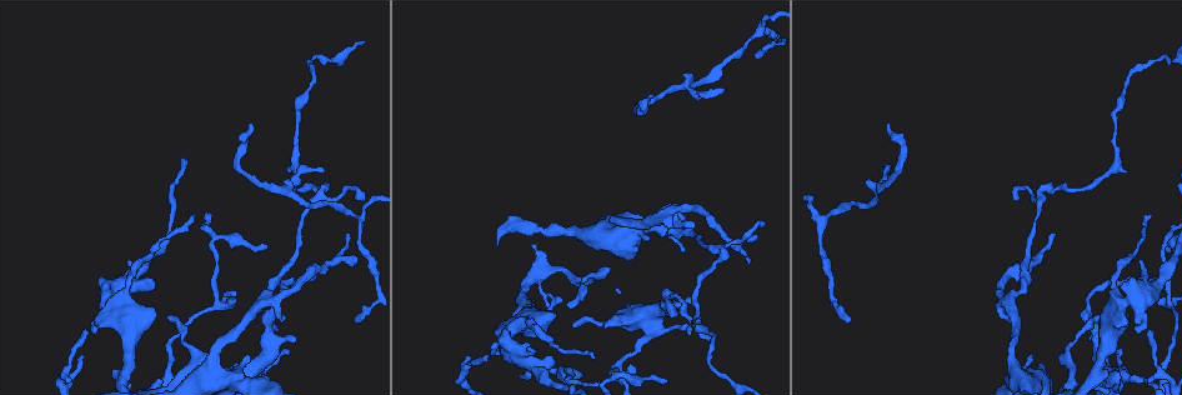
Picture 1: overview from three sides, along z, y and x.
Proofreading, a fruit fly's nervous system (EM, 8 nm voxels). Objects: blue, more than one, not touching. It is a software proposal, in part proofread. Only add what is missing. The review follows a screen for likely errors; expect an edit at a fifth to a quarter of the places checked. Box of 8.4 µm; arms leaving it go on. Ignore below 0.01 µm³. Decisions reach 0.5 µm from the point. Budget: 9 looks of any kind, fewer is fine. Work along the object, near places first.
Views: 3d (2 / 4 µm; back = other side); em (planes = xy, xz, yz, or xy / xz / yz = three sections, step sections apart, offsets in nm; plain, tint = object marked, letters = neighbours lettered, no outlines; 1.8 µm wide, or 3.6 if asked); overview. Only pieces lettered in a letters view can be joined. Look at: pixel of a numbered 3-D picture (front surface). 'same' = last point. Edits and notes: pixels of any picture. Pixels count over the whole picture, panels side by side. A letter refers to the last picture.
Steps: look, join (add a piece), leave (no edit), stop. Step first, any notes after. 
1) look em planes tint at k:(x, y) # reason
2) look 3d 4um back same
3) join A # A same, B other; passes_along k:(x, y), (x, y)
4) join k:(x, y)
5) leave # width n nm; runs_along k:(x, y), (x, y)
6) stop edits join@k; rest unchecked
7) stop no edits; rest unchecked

look em planes letters at 1:(592, 357) # tapers out

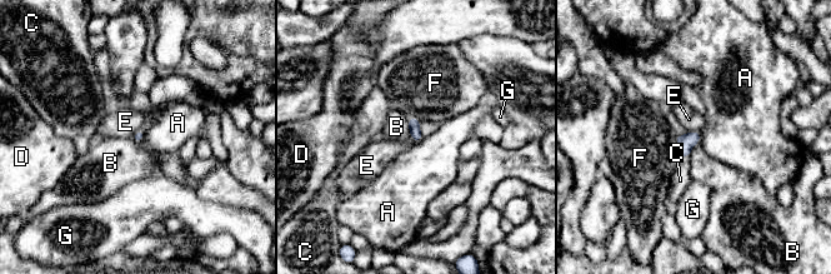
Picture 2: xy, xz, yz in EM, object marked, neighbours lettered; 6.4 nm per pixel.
leave # A other, B other, C other, D other, E other, F other, G other; border 2:(424, 138), (414, 143); no lettered piece goes on from it

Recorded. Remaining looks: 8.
look 3d 4um back at 1:(1009, 301)

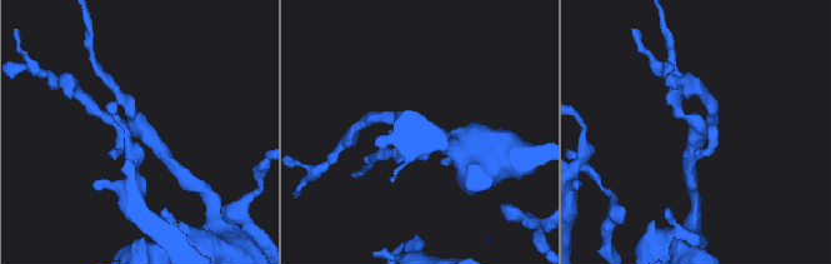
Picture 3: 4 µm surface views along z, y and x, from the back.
look em xz step 16 tint at 3:(697, 131) # need the tissue

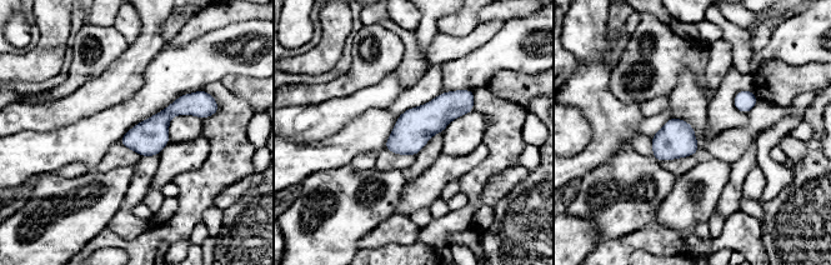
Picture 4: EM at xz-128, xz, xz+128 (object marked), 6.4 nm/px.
look em planes letters same # another direction

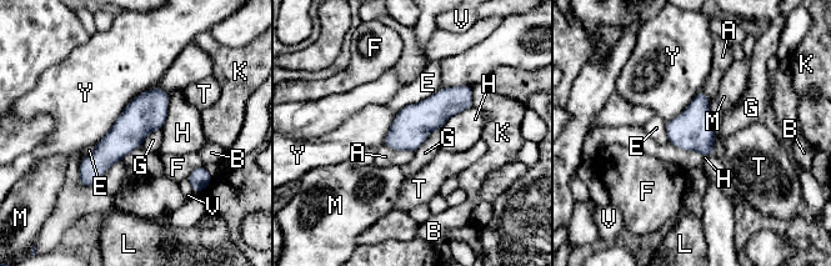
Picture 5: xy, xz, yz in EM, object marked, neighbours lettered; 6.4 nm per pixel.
leave # longest_contact Y 550 nm; A other, B other, E other, F other, G other, H other, K other, L other, M other, T other, V other, Y other; border 5:(441, 129), (432, 130), (414, 151); no lettered piece goes on from it

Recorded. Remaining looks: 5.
look 3d 2um at 1:(320, 196) # a fork

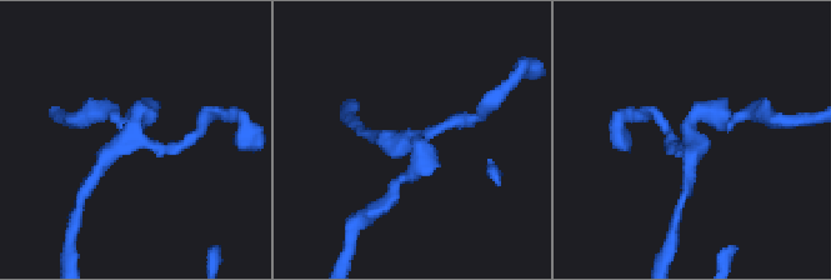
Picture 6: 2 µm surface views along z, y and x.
look em planes plain at 6:(691, 138)

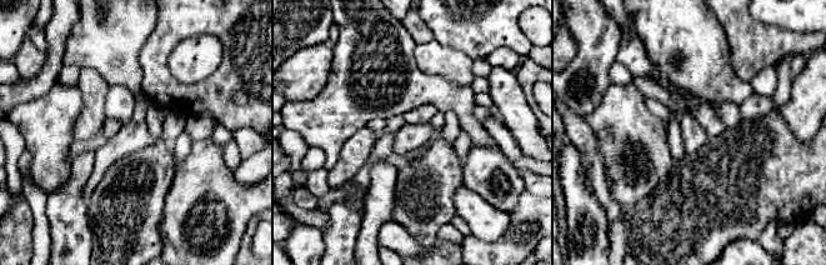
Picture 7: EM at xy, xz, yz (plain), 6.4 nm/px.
look em planes letters same

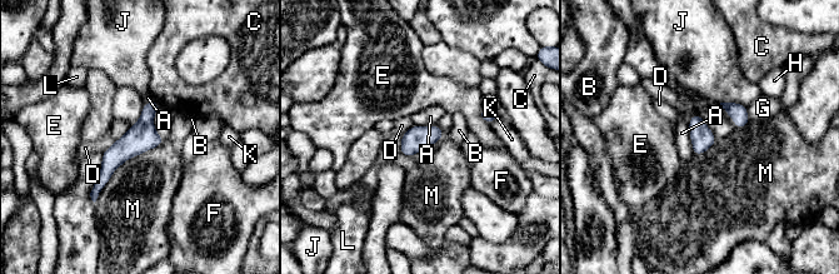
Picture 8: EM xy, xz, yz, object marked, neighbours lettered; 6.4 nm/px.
leave # longest_contact M 600 nm; A other, B other, C other, D other, E other, F other, G other, H other, J other, K other, L other, M other; border 8:(695, 113), (689, 120), (693, 154); no lettered piece goes on from it

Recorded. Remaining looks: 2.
look em 3.6um xy step 16 tint at 1:(1116, 370) # free end

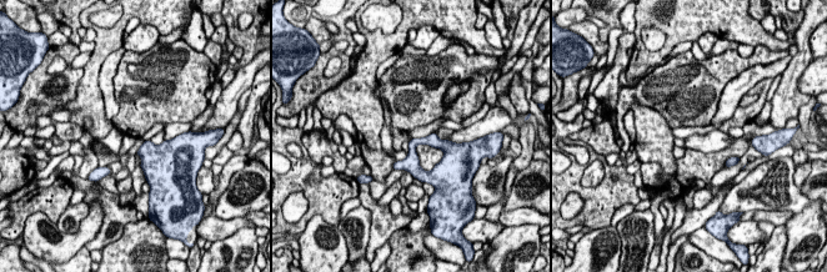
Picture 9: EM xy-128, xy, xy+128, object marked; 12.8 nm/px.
look em 3.6um planes letters same

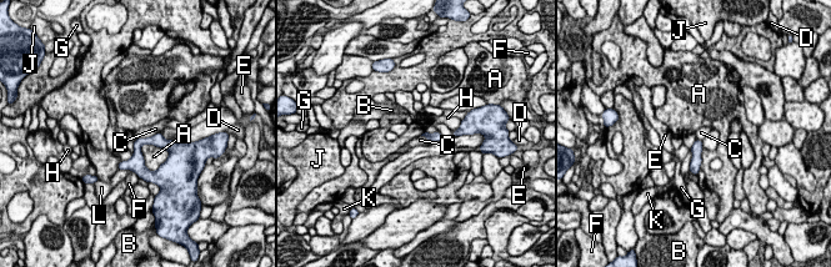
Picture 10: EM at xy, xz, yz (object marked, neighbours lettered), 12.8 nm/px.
leave # longest_contact A 400 nm; A other, B other, C other, D other, E other, F other, G other, H other, J other, K other, L other; border 10:(160, 131), (136, 139); none of them fits

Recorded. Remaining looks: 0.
stop no edits; rest unchecked

